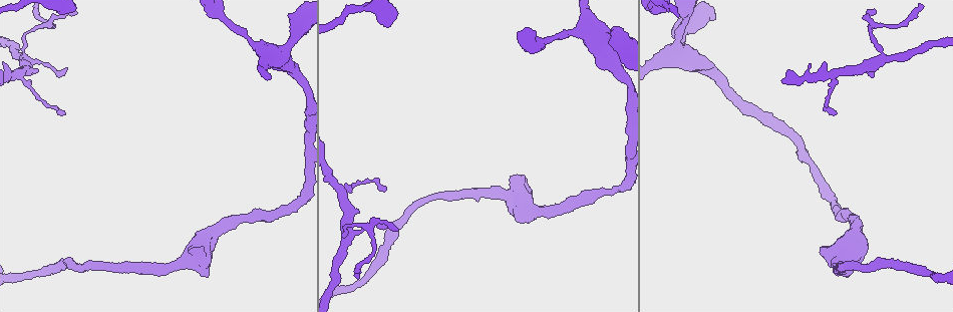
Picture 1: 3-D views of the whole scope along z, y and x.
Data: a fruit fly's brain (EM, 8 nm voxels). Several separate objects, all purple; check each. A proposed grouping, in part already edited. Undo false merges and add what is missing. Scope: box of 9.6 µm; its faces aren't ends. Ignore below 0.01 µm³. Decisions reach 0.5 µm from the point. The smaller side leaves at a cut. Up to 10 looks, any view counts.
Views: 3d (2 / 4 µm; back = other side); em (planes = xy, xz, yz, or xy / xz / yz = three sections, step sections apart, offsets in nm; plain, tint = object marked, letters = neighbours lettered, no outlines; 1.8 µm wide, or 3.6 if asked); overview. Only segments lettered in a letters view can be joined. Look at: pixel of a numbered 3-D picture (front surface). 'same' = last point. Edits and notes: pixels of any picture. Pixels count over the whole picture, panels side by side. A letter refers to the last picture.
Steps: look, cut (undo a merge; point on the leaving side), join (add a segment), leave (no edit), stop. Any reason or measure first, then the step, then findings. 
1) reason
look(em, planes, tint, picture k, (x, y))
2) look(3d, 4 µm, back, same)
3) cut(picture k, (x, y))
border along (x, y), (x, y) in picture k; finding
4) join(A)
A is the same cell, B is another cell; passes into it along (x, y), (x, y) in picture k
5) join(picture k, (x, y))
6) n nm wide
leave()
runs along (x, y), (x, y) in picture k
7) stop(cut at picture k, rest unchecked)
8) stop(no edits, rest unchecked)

stops while still wide
look(3d, 2 µm, picture 1, (74, 9))

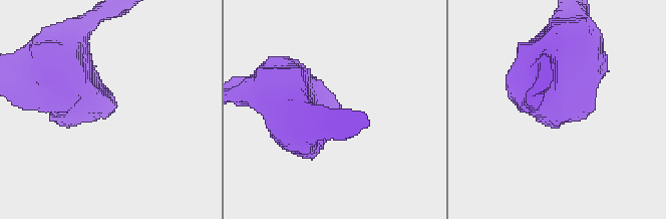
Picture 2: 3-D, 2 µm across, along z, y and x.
look(em, xy, step 16, tint, picture 2, (570, 110))

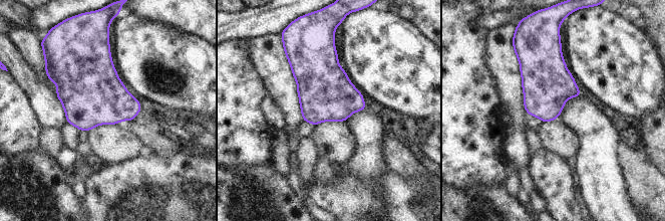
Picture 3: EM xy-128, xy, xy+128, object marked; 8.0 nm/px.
look(em, planes, letters, same)

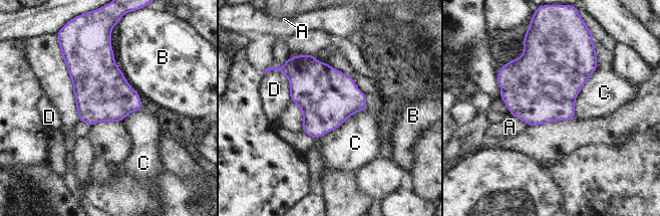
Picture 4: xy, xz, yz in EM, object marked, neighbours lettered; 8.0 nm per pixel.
leave()
A, B, C and D are other cells; border along (596, 69), (575, 100), (574, 118) in picture 4; no lettered segment goes on from it

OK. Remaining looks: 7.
free end
look(em, 3.6 µm, planes, plain, picture 1, (832, 114))

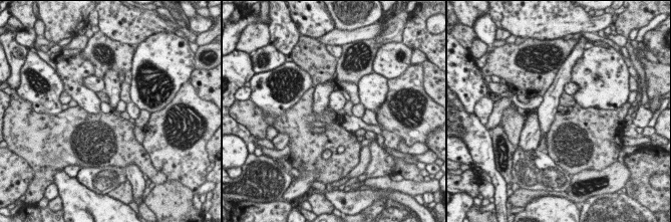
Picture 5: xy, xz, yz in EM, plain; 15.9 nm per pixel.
look(em, 3.6 µm, planes, letters, same)

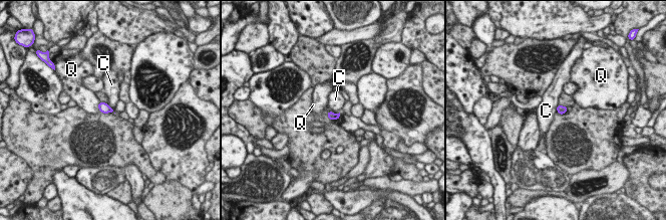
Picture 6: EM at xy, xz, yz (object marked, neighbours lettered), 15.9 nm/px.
leave()
C and Q are other cells; border along (559, 103), (556, 112) in picture 6; no lettered segment goes on from it

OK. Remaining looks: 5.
look(em, yz, step 16, letters, picture 1, (880, 60))

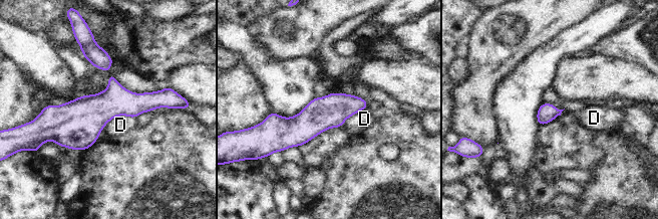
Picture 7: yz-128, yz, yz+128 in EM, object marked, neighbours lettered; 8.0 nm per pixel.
leave()
D is another cell; one neuron here

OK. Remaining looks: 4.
thick turns thin
look(3d, 2 µm, picture 1, (572, 31))

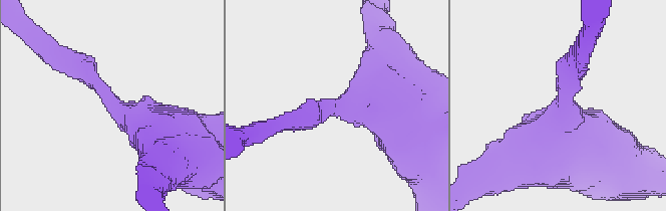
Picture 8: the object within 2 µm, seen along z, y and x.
arms of 190, 550 nm
look(em, planes, tint, picture 8, (338, 106))

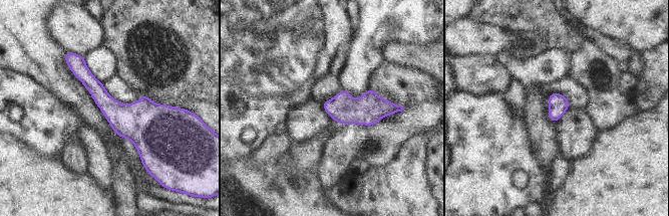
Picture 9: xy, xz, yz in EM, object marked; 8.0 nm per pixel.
what lies round it
look(em, planes, letters, same)

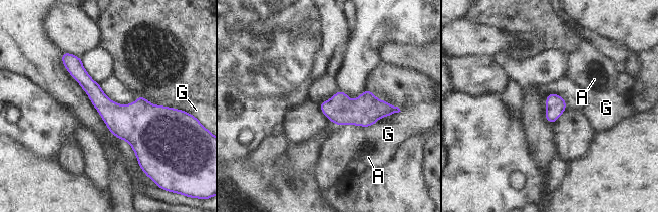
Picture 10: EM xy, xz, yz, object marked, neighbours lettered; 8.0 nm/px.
leave()
A and G are other cells; all the same neuron

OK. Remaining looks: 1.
stop(no edits, rest unchecked)

